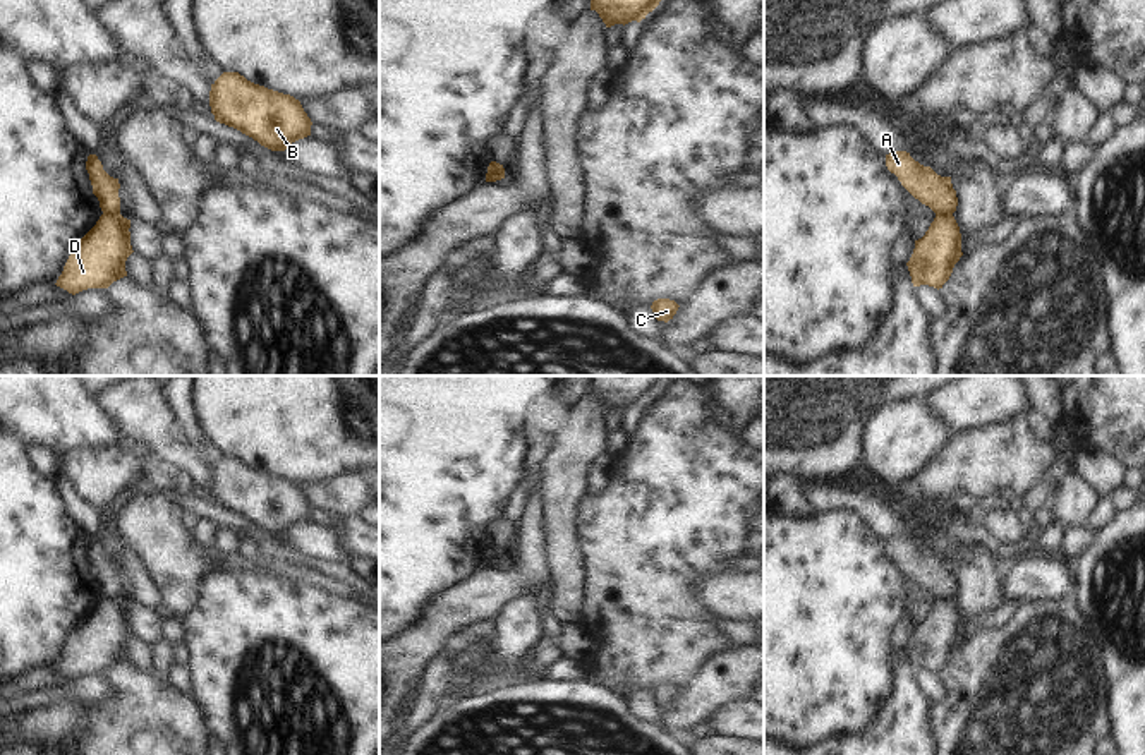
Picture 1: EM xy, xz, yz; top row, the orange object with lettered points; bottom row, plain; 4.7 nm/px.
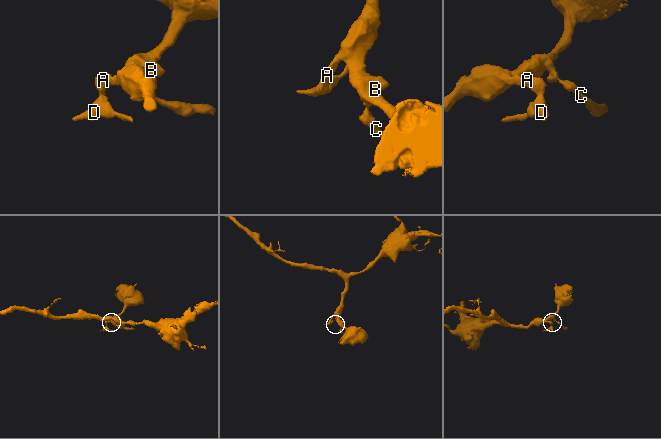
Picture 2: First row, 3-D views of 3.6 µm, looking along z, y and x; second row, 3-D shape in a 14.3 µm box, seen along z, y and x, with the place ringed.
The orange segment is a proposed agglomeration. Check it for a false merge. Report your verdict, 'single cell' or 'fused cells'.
fused cells

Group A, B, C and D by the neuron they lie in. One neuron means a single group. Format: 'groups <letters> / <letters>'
groups A B C / D

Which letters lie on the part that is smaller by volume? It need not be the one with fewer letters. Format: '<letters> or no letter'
D

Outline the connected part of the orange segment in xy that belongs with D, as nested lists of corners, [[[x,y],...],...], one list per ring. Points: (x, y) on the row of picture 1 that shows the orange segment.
[[[103,213],[96,225],[74,245],[57,287],[76,295],[88,288],[108,288],[127,276],[130,220],[120,213]]]

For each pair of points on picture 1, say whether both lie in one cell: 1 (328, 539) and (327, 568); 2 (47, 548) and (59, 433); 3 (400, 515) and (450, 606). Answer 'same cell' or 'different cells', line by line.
1: different cells
2: different cells
3: different cells

